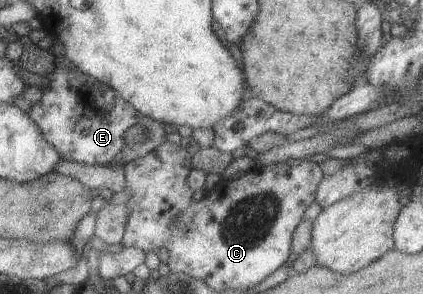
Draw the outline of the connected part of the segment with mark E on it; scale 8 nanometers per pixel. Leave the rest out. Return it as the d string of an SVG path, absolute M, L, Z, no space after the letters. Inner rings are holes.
M72 63L66 68L57 66L46 79L43 100L32 104L28 113L63 159L88 165L111 166L115 162L126 165L133 159L146 157L167 142L164 123L141 114L109 84L81 72ZM139 125L148 133L149 139L143 144L127 147L127 130Z

